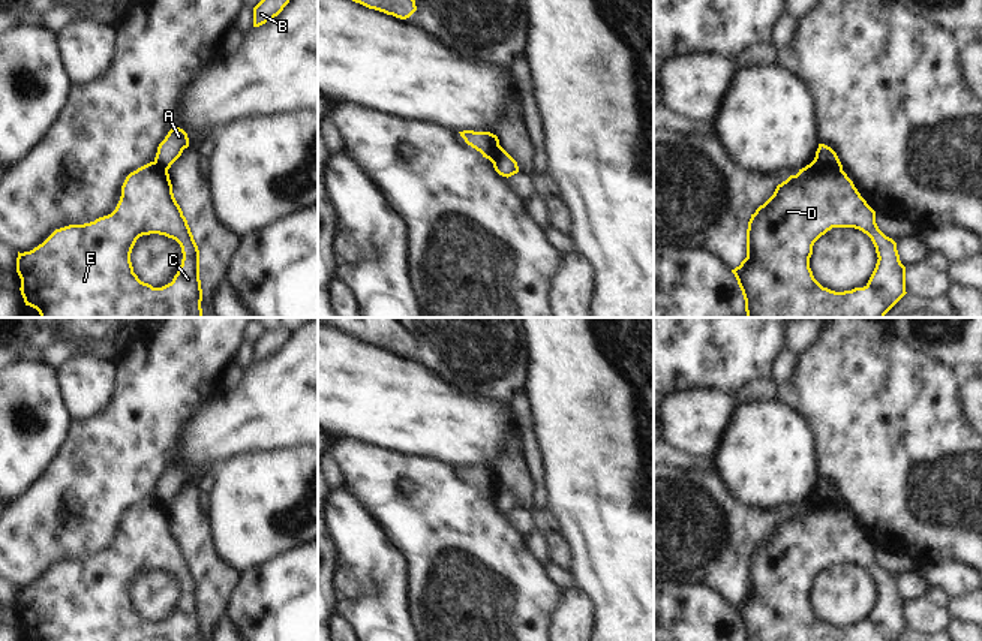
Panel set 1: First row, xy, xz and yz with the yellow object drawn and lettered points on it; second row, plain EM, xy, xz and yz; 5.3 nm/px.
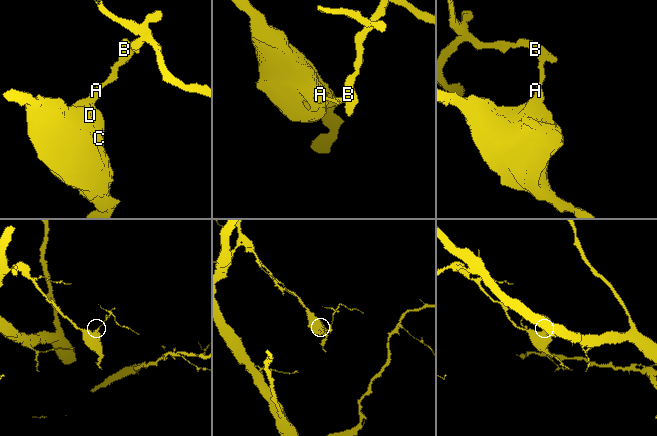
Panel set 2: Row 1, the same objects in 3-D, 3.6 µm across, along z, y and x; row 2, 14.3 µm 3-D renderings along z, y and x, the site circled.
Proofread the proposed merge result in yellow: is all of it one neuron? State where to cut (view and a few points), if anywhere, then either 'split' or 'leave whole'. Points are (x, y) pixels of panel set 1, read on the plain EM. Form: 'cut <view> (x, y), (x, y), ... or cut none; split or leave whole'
cut yz (816, 491), (820, 497), (841, 505); split

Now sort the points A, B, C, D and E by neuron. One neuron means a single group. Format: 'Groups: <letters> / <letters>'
Groups: A B / C D E.

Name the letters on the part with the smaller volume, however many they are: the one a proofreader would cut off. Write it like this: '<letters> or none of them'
A, B

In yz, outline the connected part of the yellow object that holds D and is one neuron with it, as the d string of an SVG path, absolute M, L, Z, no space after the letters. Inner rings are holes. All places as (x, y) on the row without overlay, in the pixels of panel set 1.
M814 496L777 521L748 557L747 593L732 605L745 641L895 641L906 628L906 602L897 578L876 559L876 547L861 532L843 505ZM832 563L855 563L867 569L877 589L876 604L864 623L835 628L813 611L810 593L814 578Z

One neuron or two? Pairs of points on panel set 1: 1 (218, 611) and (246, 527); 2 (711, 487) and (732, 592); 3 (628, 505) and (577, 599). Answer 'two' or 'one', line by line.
1: two
2: one
3: two

